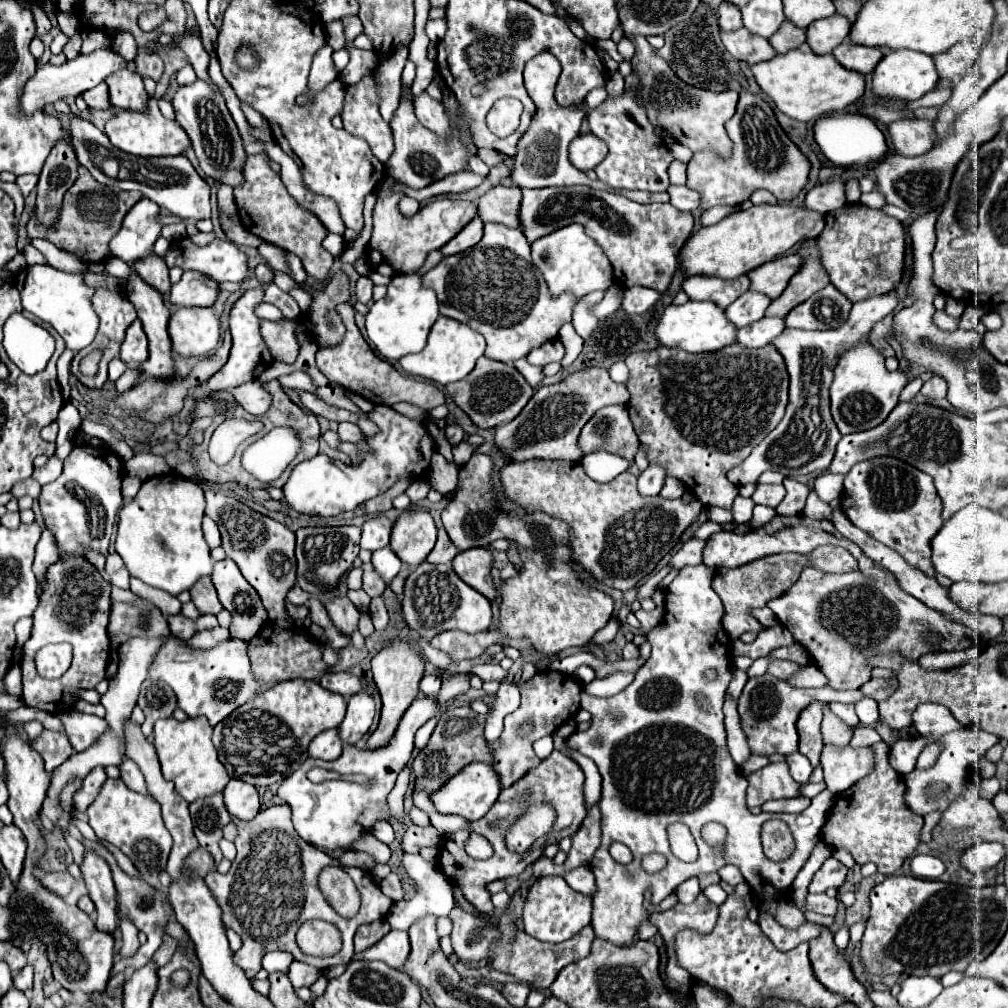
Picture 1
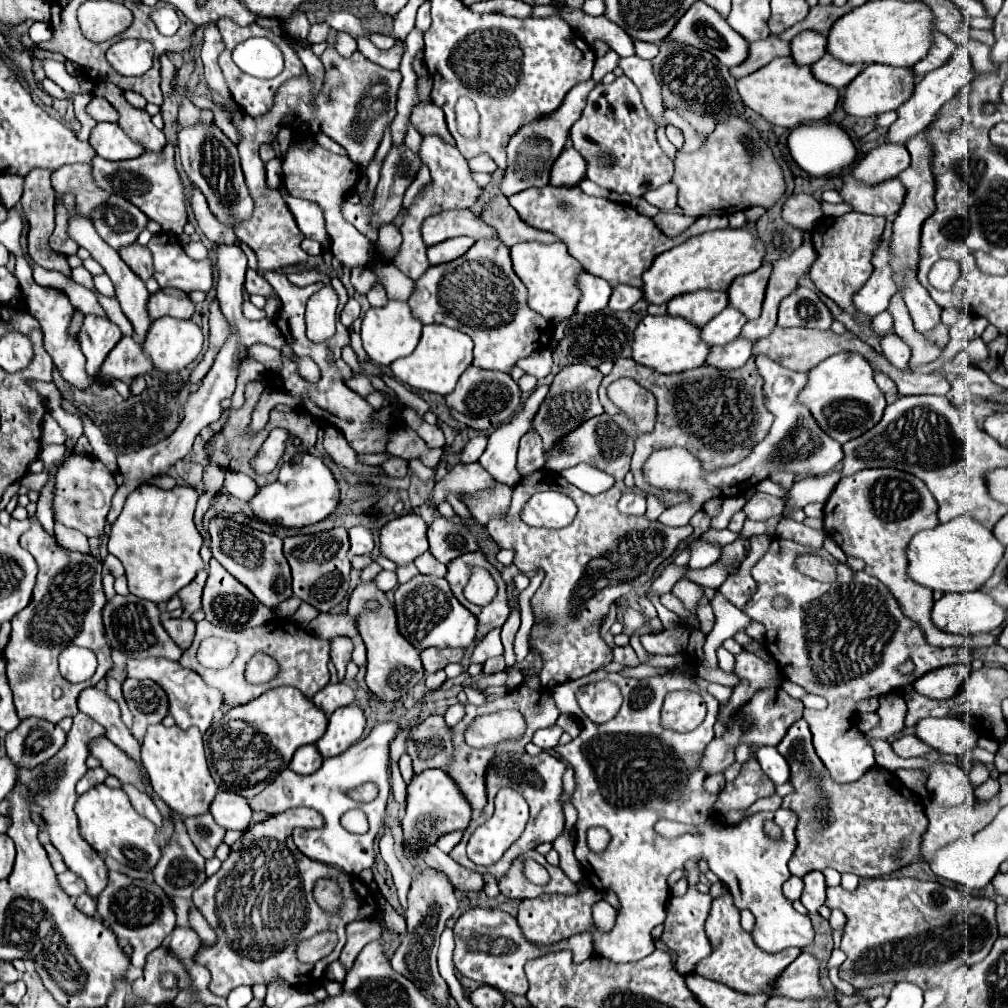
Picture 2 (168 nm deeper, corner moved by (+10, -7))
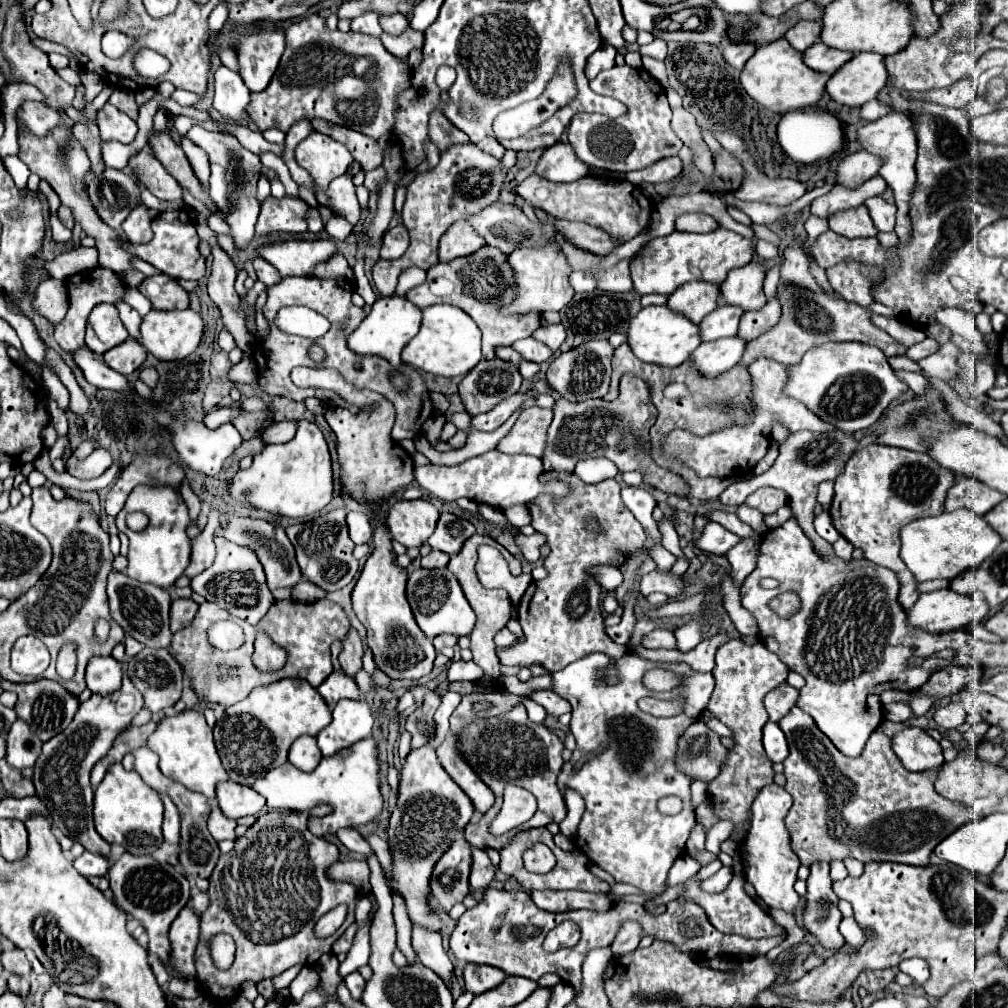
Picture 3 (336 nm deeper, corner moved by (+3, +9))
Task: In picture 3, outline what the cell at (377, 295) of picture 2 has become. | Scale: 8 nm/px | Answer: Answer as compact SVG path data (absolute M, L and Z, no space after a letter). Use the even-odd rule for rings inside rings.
M453 144L443 154L435 168L421 172L407 188L407 200L403 206L403 224L409 230L411 244L407 252L397 260L379 260L373 266L373 282L381 296L393 296L397 278L405 268L417 266L429 270L439 262L437 244L441 234L455 222L481 208L493 204L499 196L499 188L505 180L507 170L501 168L499 160L479 150L475 144ZM465 170L475 170L475 176L461 176Z

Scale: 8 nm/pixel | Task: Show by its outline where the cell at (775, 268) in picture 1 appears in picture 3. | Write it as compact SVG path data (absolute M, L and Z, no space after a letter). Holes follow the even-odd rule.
M751 260L751 264L731 270L727 280L721 284L723 300L727 304L741 306L743 310L759 310L767 302L763 292L765 272L767 268L761 260Z

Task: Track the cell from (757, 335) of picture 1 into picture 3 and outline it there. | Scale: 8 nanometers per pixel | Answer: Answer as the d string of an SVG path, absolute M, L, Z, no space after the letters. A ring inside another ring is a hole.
M741 336L719 338L713 342L703 342L697 352L693 352L691 360L697 364L697 370L705 376L717 376L735 364L739 364L743 352L747 348L747 340Z

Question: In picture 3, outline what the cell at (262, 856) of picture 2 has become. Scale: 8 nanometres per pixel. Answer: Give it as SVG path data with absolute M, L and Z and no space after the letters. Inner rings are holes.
M319 804L307 812L267 812L267 814L261 814L255 820L255 824L245 832L245 836L235 840L235 848L229 854L223 854L219 858L219 862L209 878L209 900L211 902L209 902L209 908L201 914L203 936L201 936L197 950L195 950L195 966L197 966L199 980L201 980L199 984L209 998L213 998L217 1002L229 1002L239 992L239 986L245 980L261 982L265 978L273 978L273 976L285 972L287 968L291 968L295 964L315 966L323 954L331 952L333 942L355 922L357 898L349 898L347 886L343 886L327 876L329 866L339 860L337 846L323 840L323 838L313 836L307 830L309 816L325 816L329 812L331 812L331 808L327 804ZM339 904L349 906L347 922L343 922L343 926L333 936L319 940L315 936L317 920ZM223 932L231 934L235 940L235 946L237 946L235 960L233 960L233 966L229 970L215 968L211 952L209 952L211 936L217 936Z

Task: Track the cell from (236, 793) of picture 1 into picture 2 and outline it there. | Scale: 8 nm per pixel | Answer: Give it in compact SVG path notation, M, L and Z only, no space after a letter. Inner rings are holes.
M218 792L210 804L210 814L216 824L226 830L246 830L252 820L252 810L248 800L234 792Z

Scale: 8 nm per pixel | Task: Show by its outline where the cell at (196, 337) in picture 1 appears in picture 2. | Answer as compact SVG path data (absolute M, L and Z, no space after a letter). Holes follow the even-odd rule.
M158 318L150 324L142 352L150 356L156 370L180 372L202 350L202 330L192 320Z

